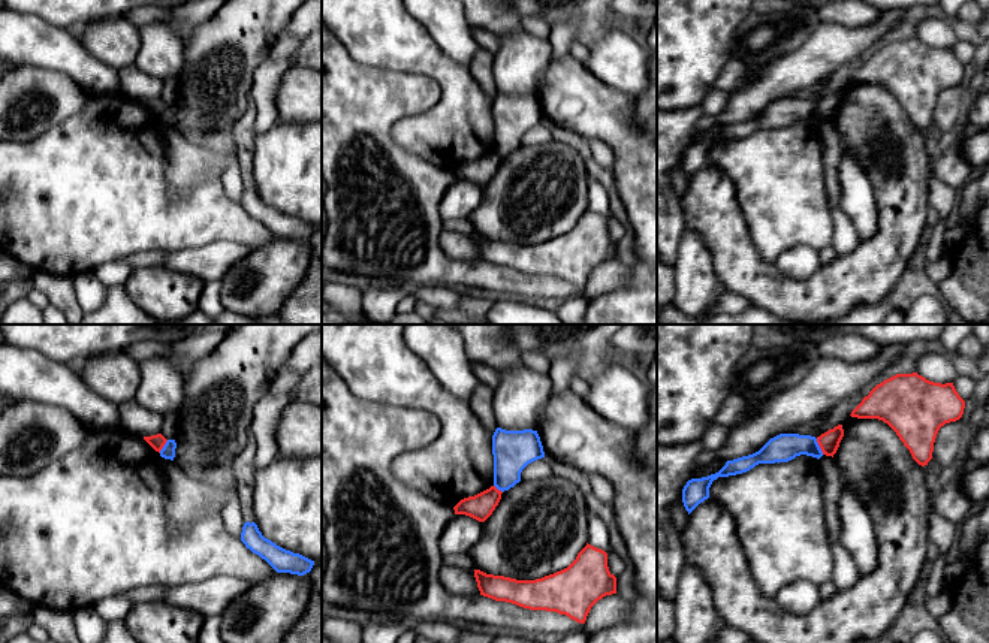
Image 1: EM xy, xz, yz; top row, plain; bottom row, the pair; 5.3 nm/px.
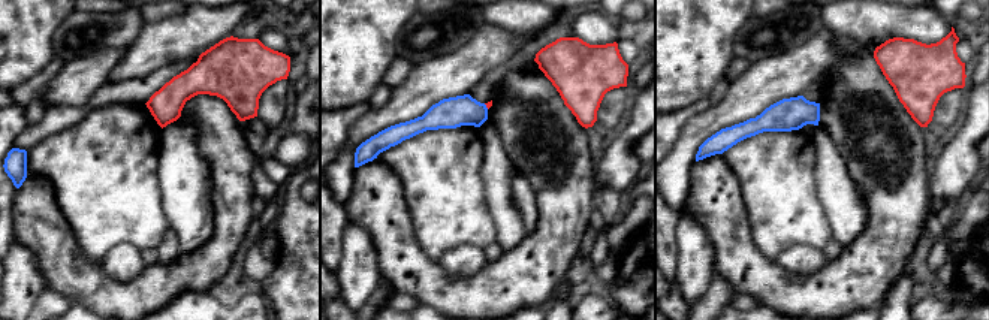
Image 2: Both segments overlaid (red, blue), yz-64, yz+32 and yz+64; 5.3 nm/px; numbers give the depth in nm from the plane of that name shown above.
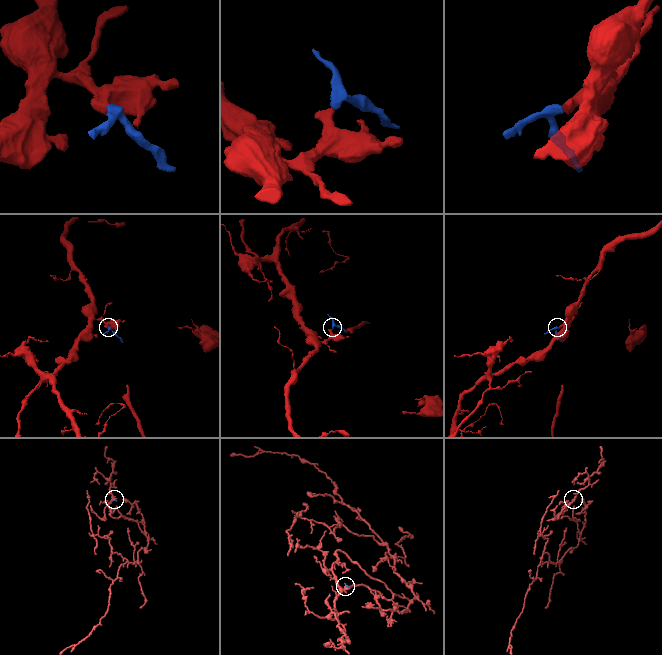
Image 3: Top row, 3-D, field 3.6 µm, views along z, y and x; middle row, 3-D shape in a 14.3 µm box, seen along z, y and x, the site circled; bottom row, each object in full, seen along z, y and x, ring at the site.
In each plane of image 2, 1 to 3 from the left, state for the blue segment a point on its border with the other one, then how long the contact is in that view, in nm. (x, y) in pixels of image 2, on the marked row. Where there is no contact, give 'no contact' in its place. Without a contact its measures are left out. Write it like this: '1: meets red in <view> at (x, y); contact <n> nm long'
1: no contact
2: meets red in yz+32 at (487, 106); contact 40 nm long
3: no contact

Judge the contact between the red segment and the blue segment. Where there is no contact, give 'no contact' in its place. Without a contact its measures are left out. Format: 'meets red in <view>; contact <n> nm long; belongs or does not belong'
meets red in yz; contact 100 nm long; does not belong

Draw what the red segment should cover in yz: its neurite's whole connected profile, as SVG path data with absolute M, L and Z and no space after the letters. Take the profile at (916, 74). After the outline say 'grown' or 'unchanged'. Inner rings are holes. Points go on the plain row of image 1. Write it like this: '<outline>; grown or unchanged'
M913 37L877 49L850 81L887 88L913 124L925 132L932 124L940 93L959 85L964 73L965 66L953 48L934 48Z; unchanged

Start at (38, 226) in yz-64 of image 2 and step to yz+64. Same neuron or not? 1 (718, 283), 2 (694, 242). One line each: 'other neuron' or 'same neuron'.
1: other neuron
2: other neuron

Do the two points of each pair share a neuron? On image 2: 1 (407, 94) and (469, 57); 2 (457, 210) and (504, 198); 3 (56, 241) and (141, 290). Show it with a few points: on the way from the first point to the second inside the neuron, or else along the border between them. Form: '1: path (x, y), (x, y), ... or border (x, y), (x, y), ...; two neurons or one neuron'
1: path (422, 88), (430, 81), (454, 72); one neuron
2: border (481, 168), (485, 201), (497, 237); two neurons
3: path (74, 263), (102, 290), (118, 290); one neuron

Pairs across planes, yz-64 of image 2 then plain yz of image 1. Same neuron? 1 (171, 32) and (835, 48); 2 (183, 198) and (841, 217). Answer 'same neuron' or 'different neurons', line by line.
1: same neuron
2: different neurons

